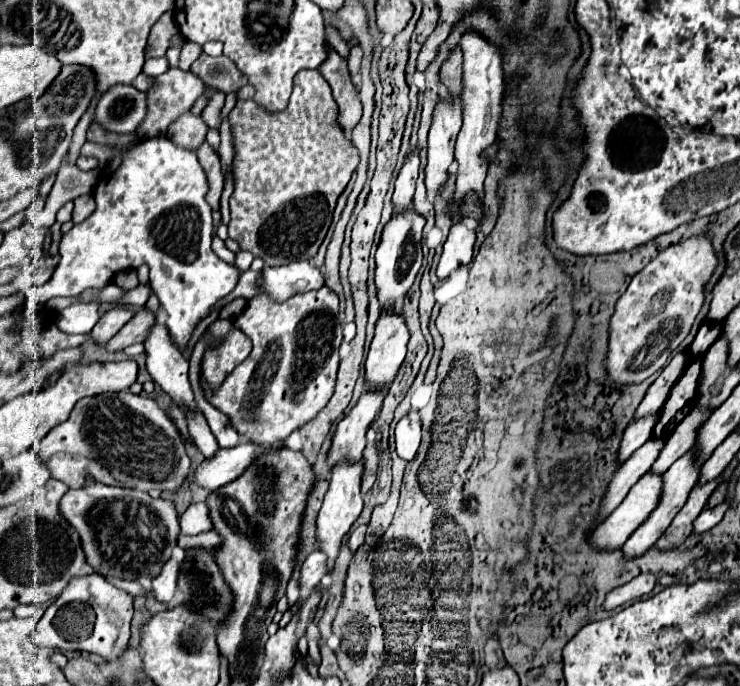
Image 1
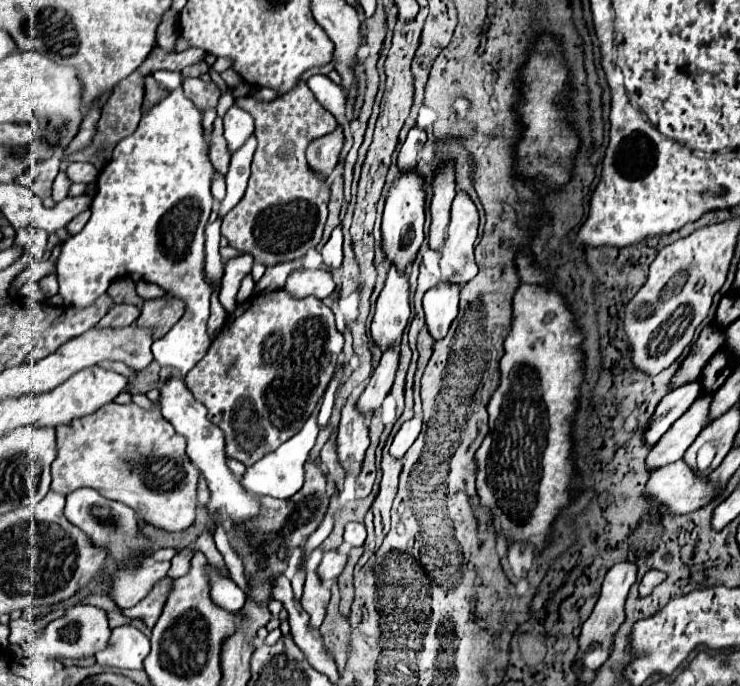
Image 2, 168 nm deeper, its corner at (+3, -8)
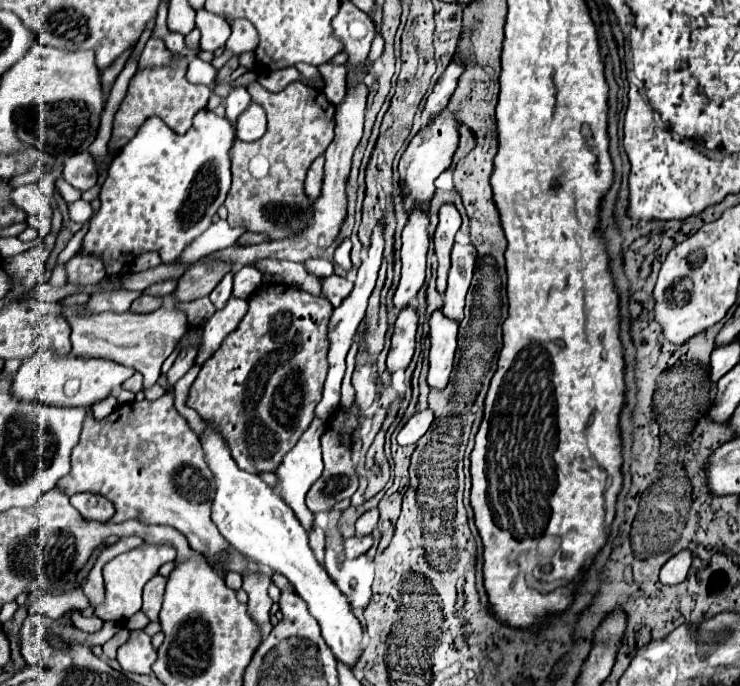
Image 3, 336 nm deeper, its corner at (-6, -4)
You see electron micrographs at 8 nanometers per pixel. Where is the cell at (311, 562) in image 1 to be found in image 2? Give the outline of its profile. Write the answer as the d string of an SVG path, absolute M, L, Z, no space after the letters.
M335 550L333 552L325 552L321 564L317 566L317 576L323 582L331 582L331 580L335 580L343 572L345 562L347 562L347 556L345 554L339 554Z

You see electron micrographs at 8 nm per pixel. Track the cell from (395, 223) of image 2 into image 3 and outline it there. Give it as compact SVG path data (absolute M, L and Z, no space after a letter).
M442 110L432 118L430 124L426 124L408 144L400 158L400 174L402 174L402 192L404 192L404 204L408 208L414 208L416 204L428 204L434 196L434 180L450 166L452 156L458 148L458 118L450 110Z

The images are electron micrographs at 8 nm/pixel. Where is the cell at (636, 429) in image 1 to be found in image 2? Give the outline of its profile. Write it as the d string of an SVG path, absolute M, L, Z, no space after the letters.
M699 380L685 384L677 390L671 390L655 408L653 420L649 420L649 428L645 430L645 444L653 446L657 440L669 430L669 426L697 400L701 394L701 384Z

